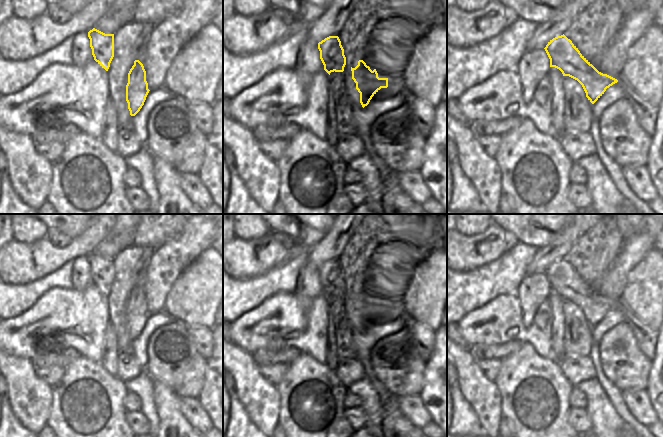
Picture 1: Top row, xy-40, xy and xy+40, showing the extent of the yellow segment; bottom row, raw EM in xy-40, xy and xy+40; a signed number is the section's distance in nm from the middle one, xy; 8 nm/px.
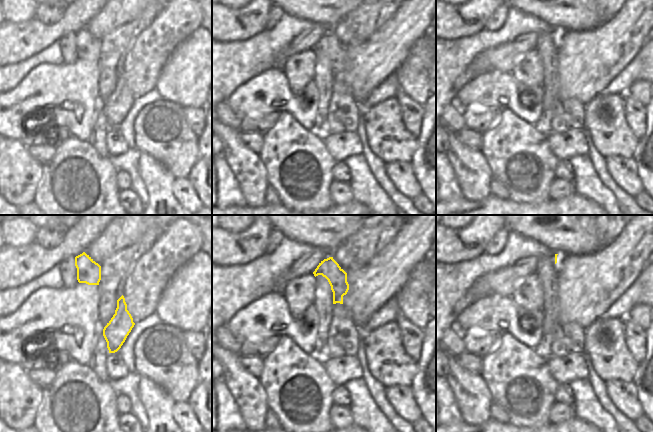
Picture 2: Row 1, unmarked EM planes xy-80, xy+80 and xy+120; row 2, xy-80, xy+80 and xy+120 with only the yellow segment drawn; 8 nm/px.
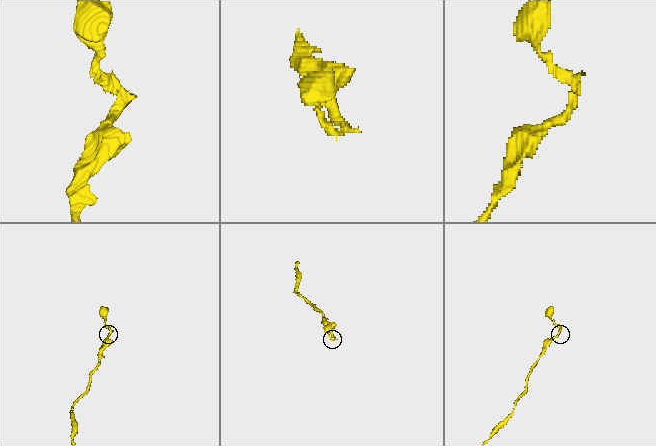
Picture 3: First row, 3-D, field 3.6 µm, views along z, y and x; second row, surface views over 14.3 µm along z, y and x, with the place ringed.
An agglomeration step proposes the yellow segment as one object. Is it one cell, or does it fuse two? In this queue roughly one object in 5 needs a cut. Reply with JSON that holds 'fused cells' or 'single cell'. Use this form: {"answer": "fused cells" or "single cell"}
{"answer": "fused cells"}

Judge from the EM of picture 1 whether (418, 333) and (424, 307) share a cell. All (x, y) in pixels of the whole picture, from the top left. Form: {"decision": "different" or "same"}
{"decision": "different"}

